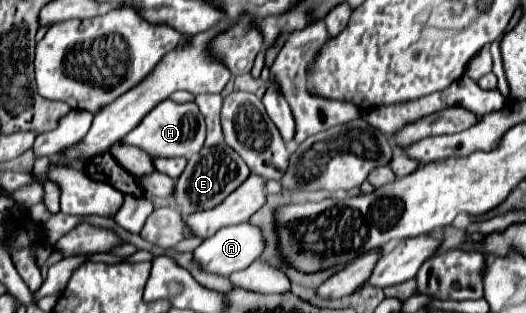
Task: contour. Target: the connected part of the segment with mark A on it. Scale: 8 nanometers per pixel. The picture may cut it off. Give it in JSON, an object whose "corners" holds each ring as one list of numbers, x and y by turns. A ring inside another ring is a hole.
{"corners":[[250,222,220,228,212,238,206,238,194,256,202,268,230,276,234,270,248,268,264,252,264,234,260,226]]}

